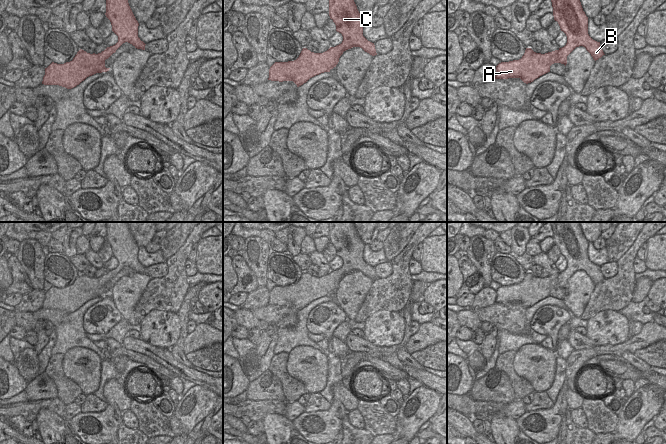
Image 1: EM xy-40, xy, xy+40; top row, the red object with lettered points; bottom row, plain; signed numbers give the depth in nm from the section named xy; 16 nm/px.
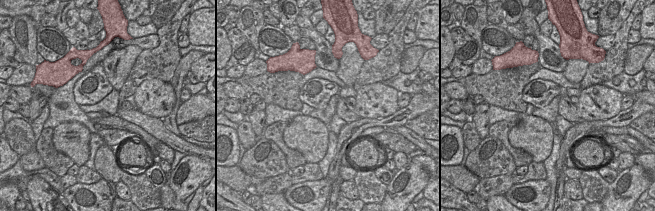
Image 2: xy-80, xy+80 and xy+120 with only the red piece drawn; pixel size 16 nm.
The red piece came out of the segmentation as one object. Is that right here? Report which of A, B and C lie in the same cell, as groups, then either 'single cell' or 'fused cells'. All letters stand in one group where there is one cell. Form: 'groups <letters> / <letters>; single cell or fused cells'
groups A B C; single cell

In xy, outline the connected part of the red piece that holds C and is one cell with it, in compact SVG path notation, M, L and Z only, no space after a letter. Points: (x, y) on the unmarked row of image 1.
M328 222L329 240L341 257L341 268L330 271L323 277L314 277L303 272L294 285L275 286L269 293L271 305L293 305L297 311L310 302L336 291L344 275L360 271L372 280L377 279L374 267L363 260L364 243L360 239L353 222Z

